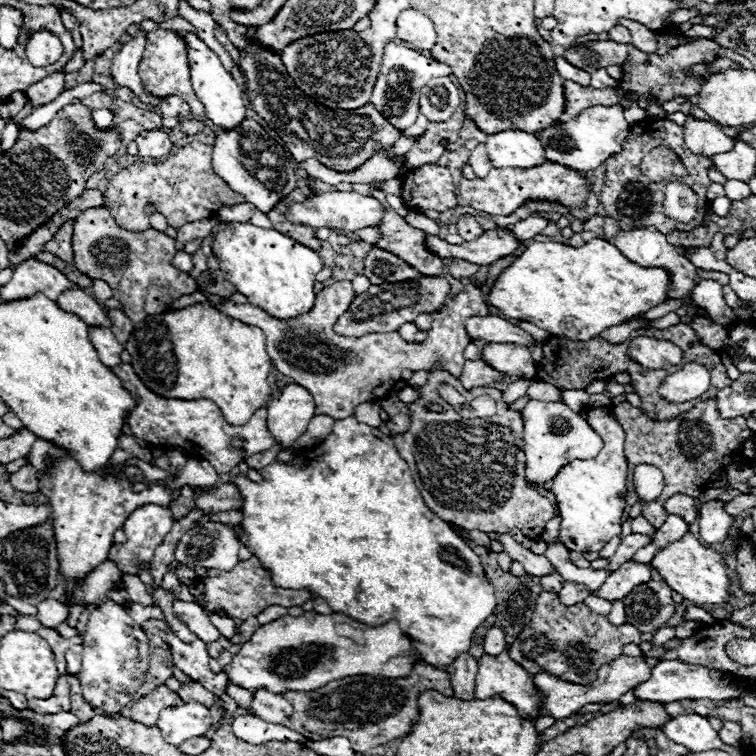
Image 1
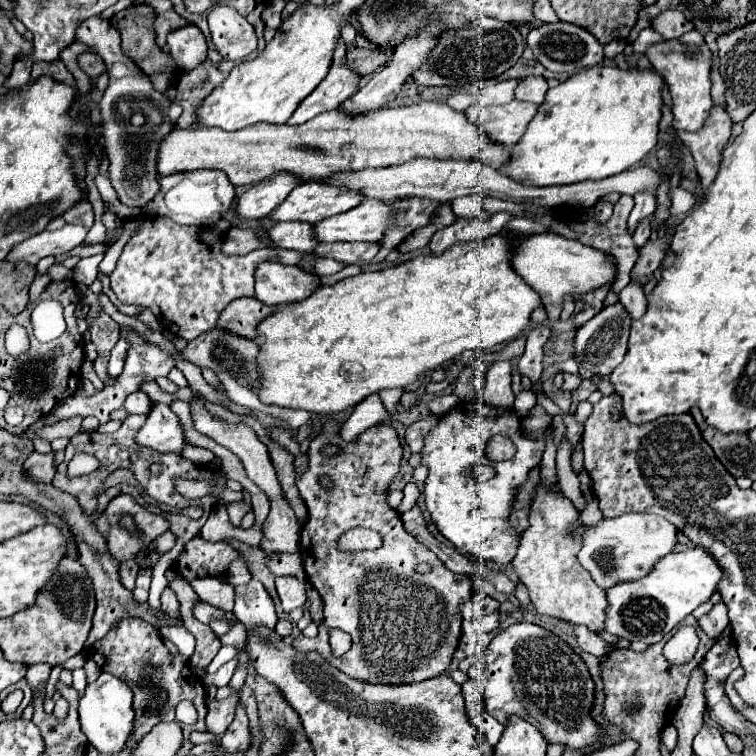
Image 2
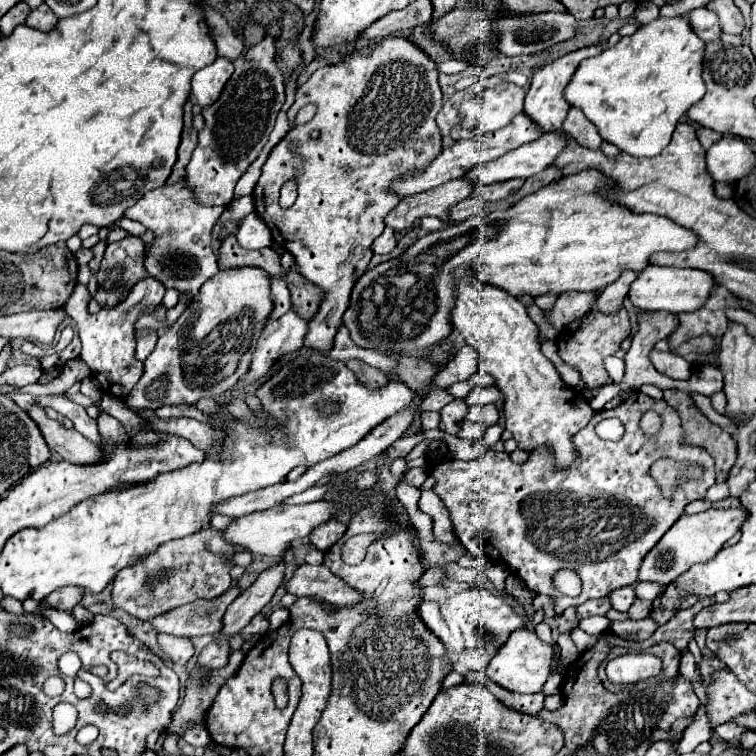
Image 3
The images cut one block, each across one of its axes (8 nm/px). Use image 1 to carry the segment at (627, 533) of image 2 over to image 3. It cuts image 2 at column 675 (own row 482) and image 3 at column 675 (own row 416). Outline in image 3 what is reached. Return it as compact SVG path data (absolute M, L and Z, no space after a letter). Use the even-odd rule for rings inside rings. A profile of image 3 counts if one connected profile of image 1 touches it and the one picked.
M742 506L740 508L710 508L700 514L682 516L680 520L674 522L670 532L666 532L662 540L644 556L638 570L638 582L646 582L646 580L656 582L664 590L668 584L676 582L694 564L710 562L718 554L718 550L724 546L724 542L742 528L746 518L748 518L748 512Z

